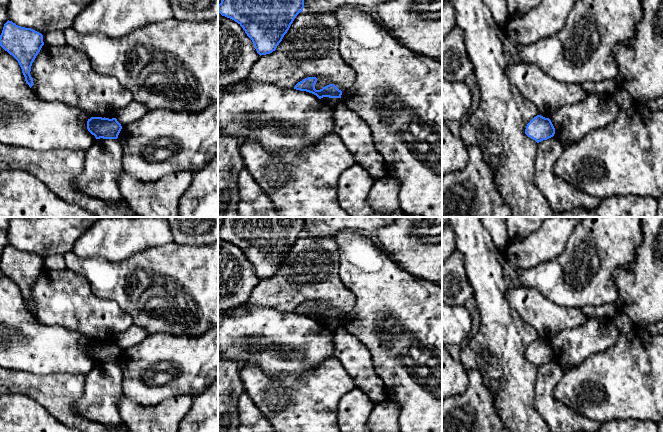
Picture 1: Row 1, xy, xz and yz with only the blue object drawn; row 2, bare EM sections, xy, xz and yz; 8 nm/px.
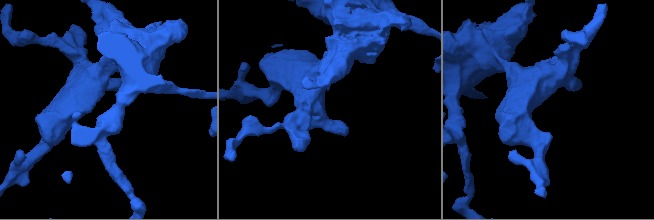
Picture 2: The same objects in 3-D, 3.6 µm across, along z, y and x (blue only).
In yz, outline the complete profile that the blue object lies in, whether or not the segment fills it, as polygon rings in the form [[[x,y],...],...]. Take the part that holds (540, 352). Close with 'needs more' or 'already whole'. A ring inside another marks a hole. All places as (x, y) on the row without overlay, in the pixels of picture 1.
[[[537,339],[527,348],[525,358],[539,367],[553,361],[555,352],[549,342]]] | already whole

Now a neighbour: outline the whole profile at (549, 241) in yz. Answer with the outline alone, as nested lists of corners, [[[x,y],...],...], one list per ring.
[[[549,217],[530,236],[510,243],[504,257],[516,269],[526,269],[551,261],[564,251],[571,233],[579,222],[571,217]]]

